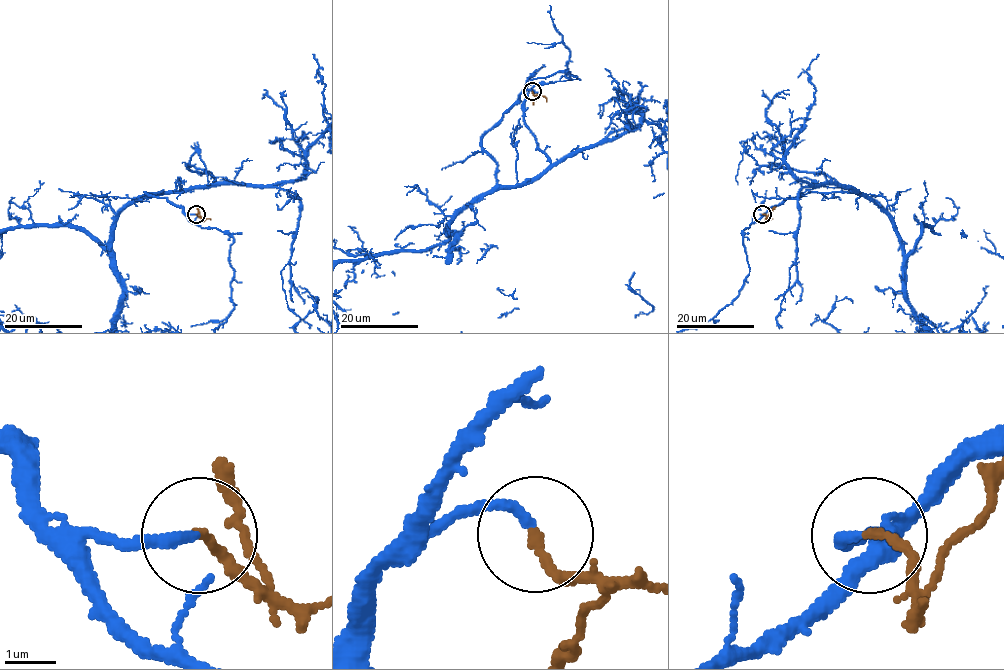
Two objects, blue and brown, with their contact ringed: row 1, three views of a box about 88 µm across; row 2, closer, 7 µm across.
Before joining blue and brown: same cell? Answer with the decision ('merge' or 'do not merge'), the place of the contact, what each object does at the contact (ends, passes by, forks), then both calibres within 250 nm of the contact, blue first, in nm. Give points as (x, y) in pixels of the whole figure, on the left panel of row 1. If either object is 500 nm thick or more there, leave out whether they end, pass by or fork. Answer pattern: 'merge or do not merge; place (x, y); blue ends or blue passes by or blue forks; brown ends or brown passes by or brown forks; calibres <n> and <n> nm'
merge; place (196, 214); blue ends; brown ends; calibres 200 and 180 nm

